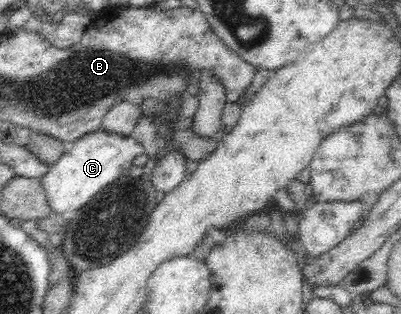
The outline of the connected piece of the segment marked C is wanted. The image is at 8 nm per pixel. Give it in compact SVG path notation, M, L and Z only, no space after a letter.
M101 128L85 134L70 144L41 177L47 204L63 221L72 221L79 208L85 206L95 194L111 186L122 174L126 174L131 162L143 153L143 145L132 135L123 137Z

